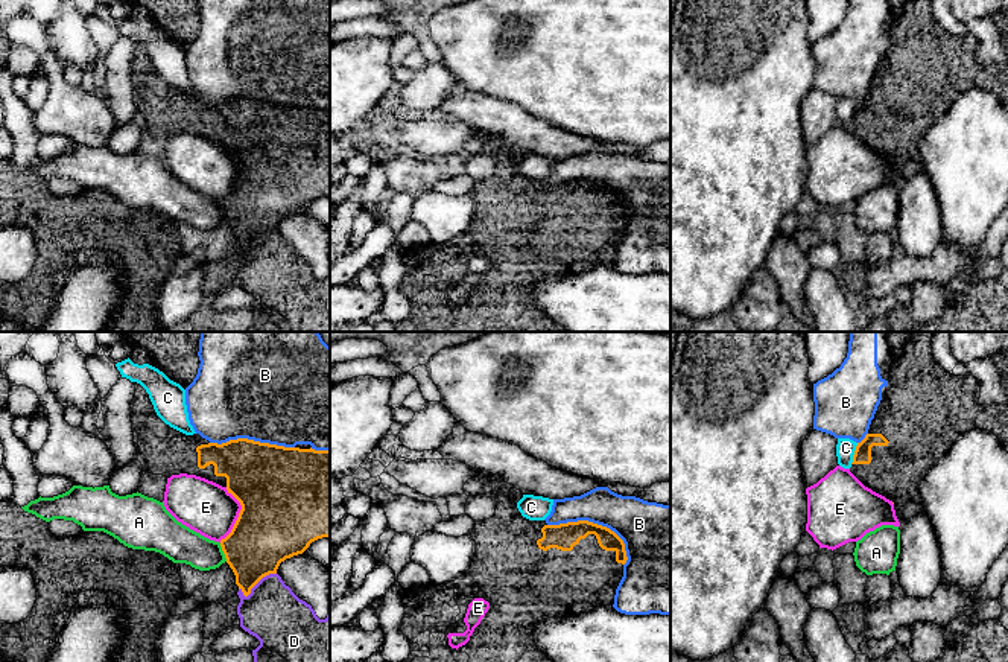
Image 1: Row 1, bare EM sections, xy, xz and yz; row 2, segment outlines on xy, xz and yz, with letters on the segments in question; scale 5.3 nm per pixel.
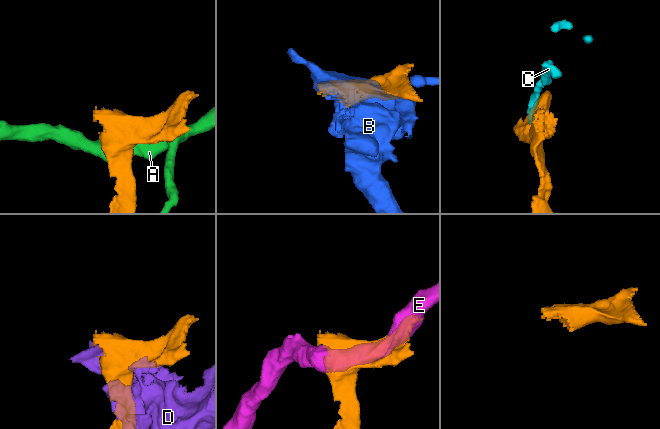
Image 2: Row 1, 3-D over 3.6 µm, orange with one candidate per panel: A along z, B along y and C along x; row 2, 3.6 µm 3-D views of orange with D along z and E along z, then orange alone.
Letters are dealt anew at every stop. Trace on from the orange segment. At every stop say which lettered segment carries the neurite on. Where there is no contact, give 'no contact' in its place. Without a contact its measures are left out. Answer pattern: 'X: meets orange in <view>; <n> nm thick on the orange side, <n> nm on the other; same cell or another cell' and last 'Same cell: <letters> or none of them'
A: meets orange in xy; 340 nm thick on the orange side, 200 nm on the other; another cell
B: meets orange in xz; 140 nm thick on the orange side, 260 nm on the other; another cell
C: meets orange in yz; 100 nm thick on the orange side, 100 nm on the other; another cell
D: meets orange in xy; 320 nm thick on the orange side, 300 nm on the other; another cell
E: meets orange in xy; 460 nm thick on the orange side, 280 nm on the other; another cell
Same cell: none of them

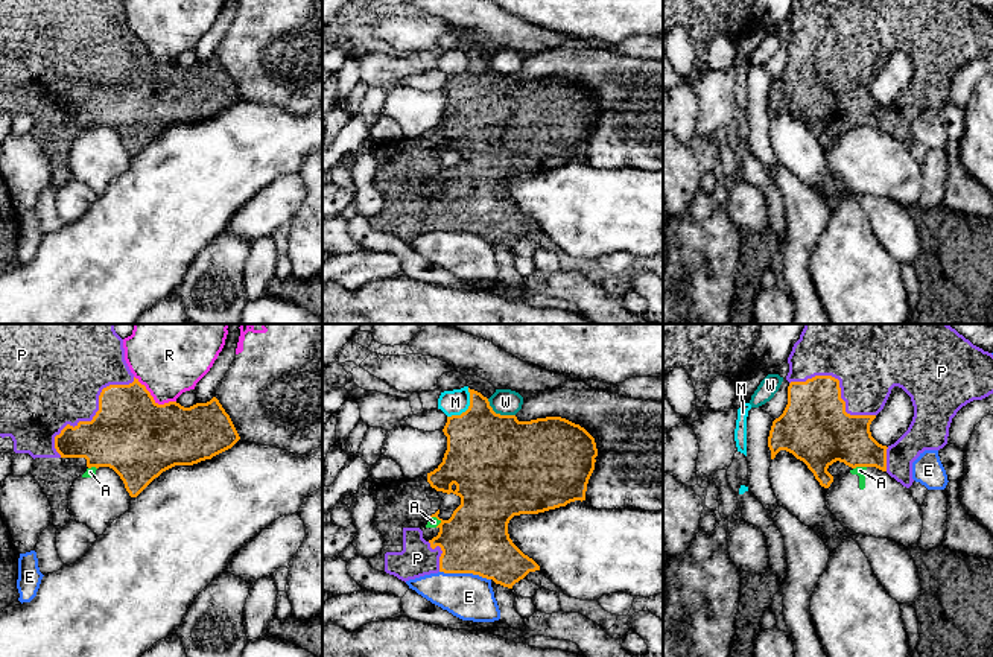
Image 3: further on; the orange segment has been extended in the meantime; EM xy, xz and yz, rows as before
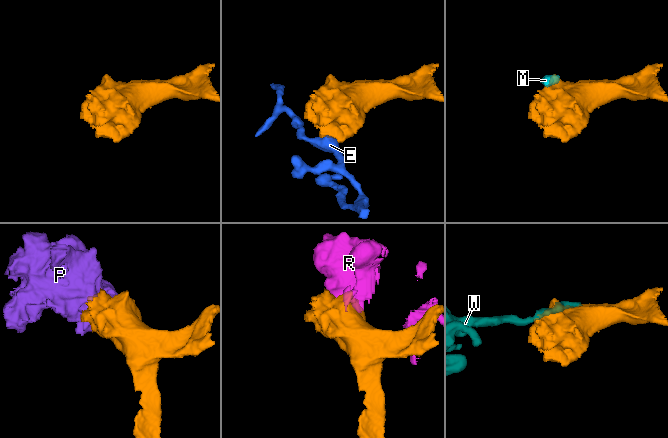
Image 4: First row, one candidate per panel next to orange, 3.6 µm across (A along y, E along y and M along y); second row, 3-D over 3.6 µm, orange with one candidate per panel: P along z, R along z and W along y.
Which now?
A: meets orange in yz; 320 nm thick on the orange side, 50 nm on the other; another cell
E: meets orange in xz; 360 nm thick on the orange side, 240 nm on the other; another cell
M: meets orange in xz; 420 nm thick on the orange side, 130 nm on the other; another cell
P: meets orange in xy; 420 nm thick on the orange side, 440 nm on the other; same cell
R: meets orange in xy; 420 nm thick on the orange side, 300 nm on the other; another cell
W: meets orange in xz; 500 nm thick on the orange side, 140 nm on the other; another cell
Same cell: P

